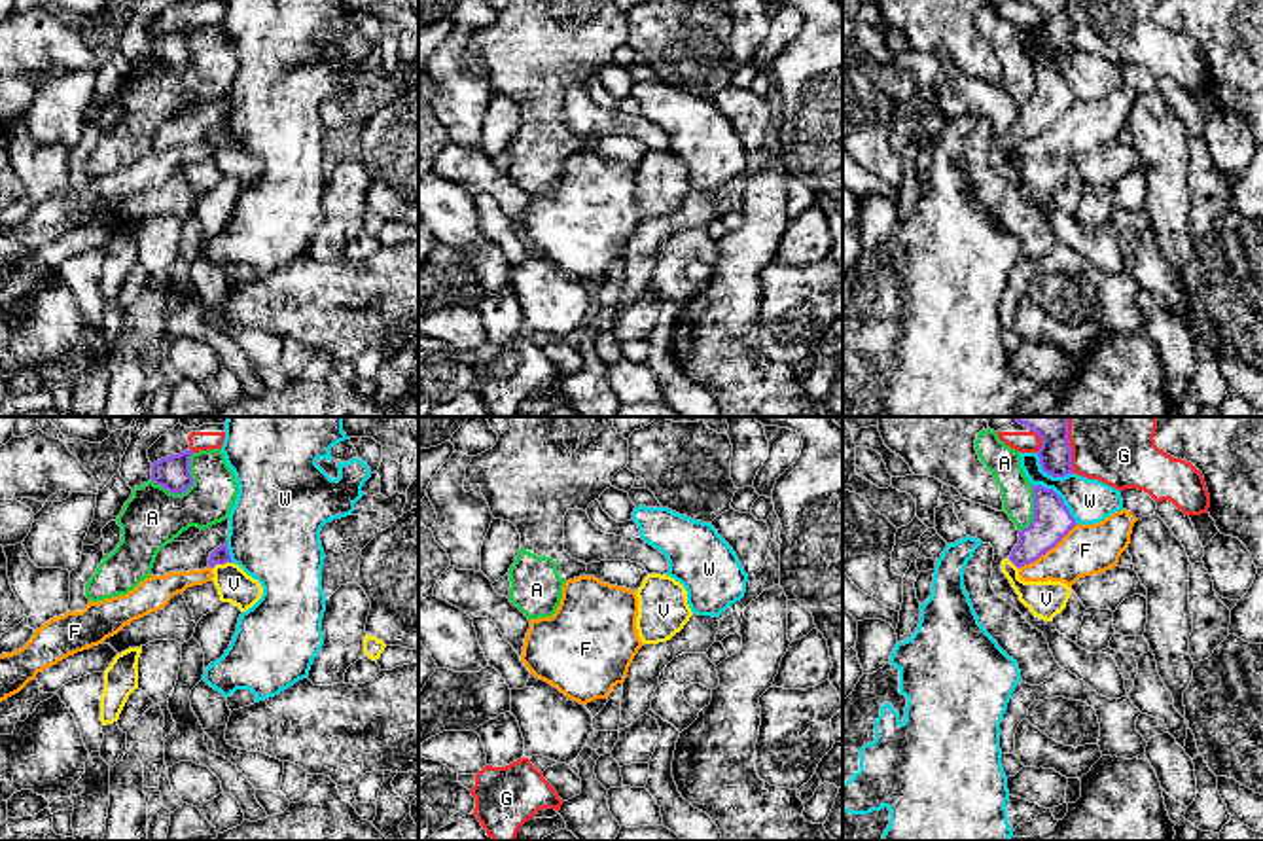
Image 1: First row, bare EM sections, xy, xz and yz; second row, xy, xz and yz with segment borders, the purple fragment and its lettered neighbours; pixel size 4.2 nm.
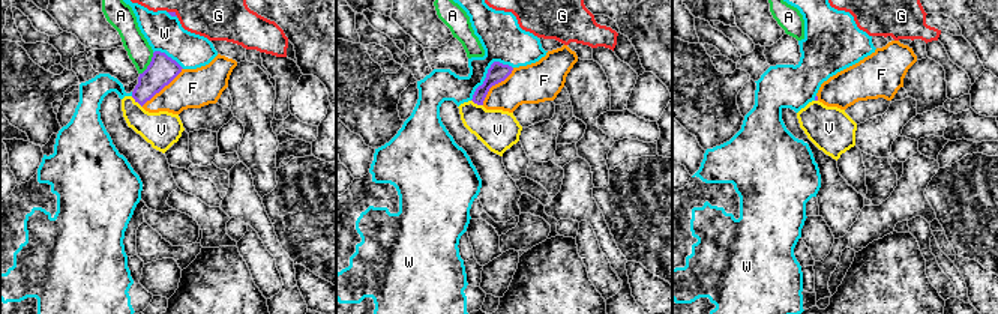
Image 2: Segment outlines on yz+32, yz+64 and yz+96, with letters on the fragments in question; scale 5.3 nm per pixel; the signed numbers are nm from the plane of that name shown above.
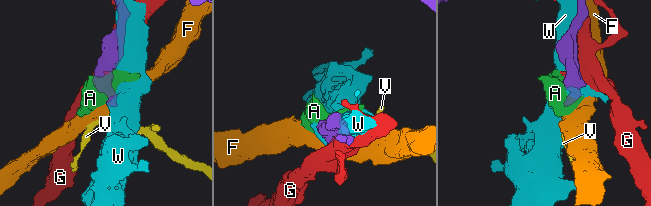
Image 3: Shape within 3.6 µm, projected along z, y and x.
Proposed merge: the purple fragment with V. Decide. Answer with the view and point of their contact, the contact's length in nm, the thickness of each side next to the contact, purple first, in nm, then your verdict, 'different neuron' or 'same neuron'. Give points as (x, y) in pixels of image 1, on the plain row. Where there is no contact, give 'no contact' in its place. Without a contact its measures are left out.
meets purple in xy at (222, 139); contact 90 nm long; 80 nm thick on the purple side, 150 nm on the other; same neuron

